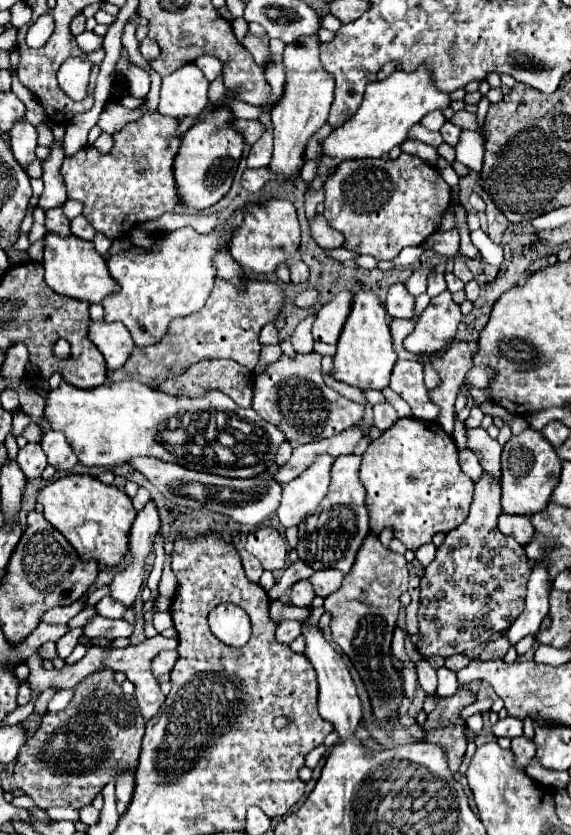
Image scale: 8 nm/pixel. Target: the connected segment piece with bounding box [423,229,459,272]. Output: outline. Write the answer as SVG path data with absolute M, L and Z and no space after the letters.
M451 229L451 231L435 231L431 237L427 237L427 241L423 243L425 249L433 249L439 251L441 255L449 257L449 263L446 264L446 272L453 271L453 257L459 251L459 229Z

